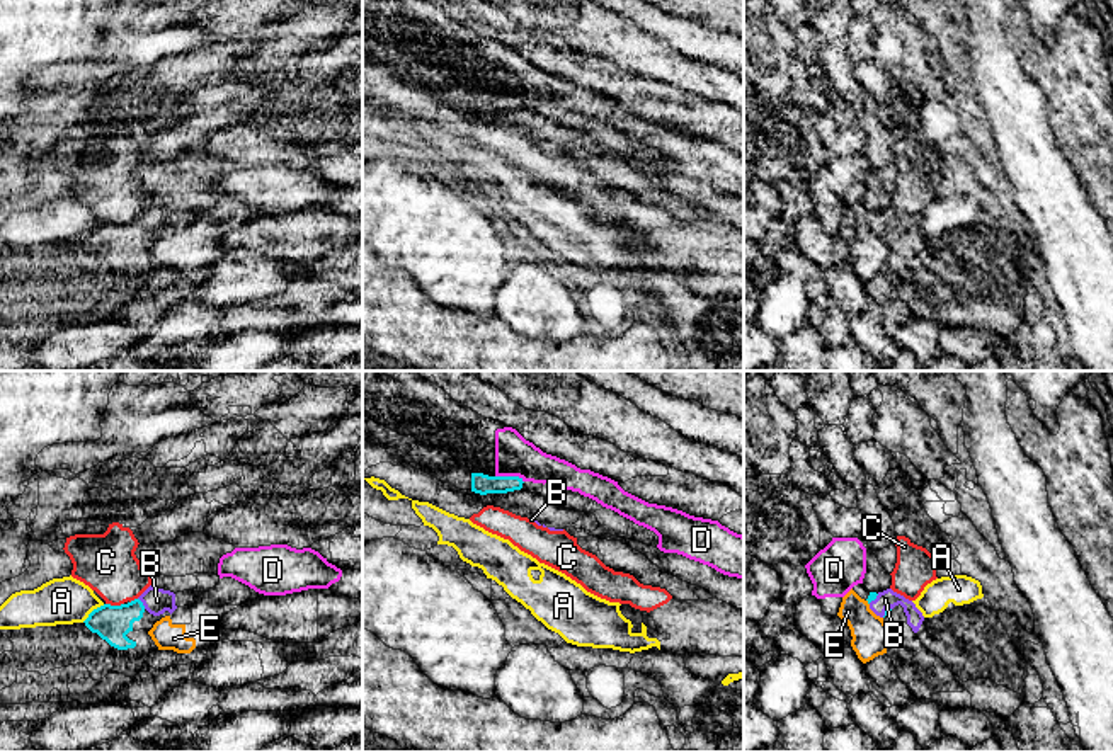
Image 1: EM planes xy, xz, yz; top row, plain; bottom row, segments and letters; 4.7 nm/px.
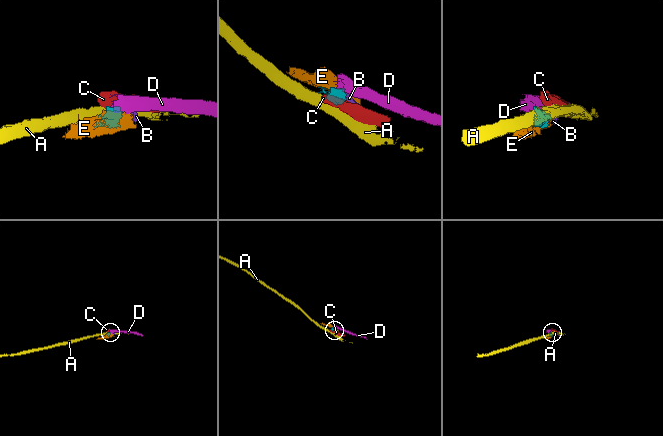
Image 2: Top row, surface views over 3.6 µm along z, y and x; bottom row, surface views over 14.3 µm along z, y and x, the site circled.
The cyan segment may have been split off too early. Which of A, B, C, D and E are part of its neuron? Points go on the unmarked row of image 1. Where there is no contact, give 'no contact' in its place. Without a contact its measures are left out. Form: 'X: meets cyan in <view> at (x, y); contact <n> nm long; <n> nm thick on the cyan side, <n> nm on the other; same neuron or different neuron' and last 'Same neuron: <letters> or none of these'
A: meets cyan in xy at (92, 230); contact 140 nm long; 170 nm thick on the cyan side, 220 nm on the other; different neuron
B: meets cyan in xy at (142, 222); contact 70 nm long; 170 nm thick on the cyan side, 120 nm on the other; same neuron
C: meets cyan in xy at (114, 225); contact 90 nm long; 170 nm thick on the cyan side, 280 nm on the other; different neuron
D: meets cyan in xz at (509, 96); contact 140 nm long; 100 nm thick on the cyan side, 190 nm on the other; different neuron
E: meets cyan in yz at (868, 222); contact 30 nm long; 40 nm thick on the cyan side, 180 nm on the other; different neuron
Same neuron: B

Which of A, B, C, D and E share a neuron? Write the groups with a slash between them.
A / B / C / D / E

